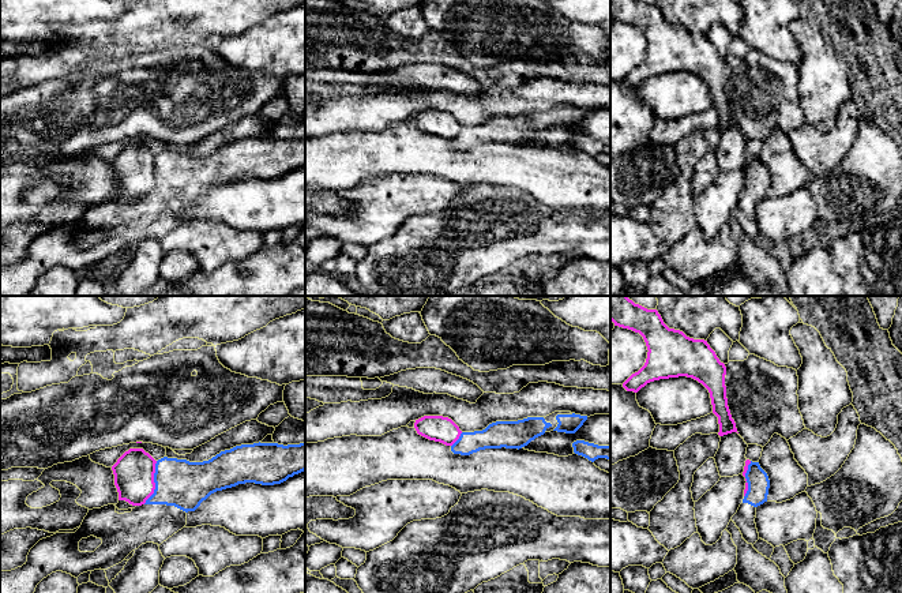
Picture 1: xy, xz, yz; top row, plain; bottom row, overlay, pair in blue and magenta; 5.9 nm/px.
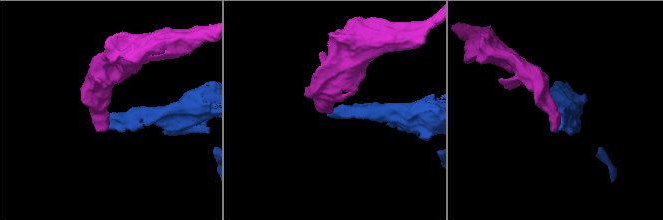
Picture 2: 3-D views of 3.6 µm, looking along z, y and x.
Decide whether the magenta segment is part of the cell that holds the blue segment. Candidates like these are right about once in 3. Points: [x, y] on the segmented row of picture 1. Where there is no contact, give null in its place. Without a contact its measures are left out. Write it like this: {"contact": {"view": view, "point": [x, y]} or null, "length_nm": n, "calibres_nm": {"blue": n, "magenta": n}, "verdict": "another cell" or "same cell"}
{"contact": {"view": "xy", "point": [154, 481]}, "length_nm": 260, "calibres_nm": {"blue": 280, "magenta": 240}, "verdict": "another cell"}

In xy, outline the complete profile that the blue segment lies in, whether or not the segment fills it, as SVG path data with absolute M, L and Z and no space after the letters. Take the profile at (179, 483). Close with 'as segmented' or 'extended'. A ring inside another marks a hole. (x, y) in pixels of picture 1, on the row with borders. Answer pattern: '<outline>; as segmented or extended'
M253 443L241 444L221 451L203 462L164 457L155 463L154 493L144 504L136 506L131 513L119 514L114 504L89 510L80 528L75 533L56 533L40 540L29 552L27 562L15 570L0 571L0 593L34 593L37 585L56 571L78 578L94 570L108 570L121 563L142 544L161 545L174 533L185 528L187 513L195 511L211 493L238 484L255 483L274 485L305 470L305 443L278 444ZM94 536L102 544L94 552L80 552L79 541Z; extended

